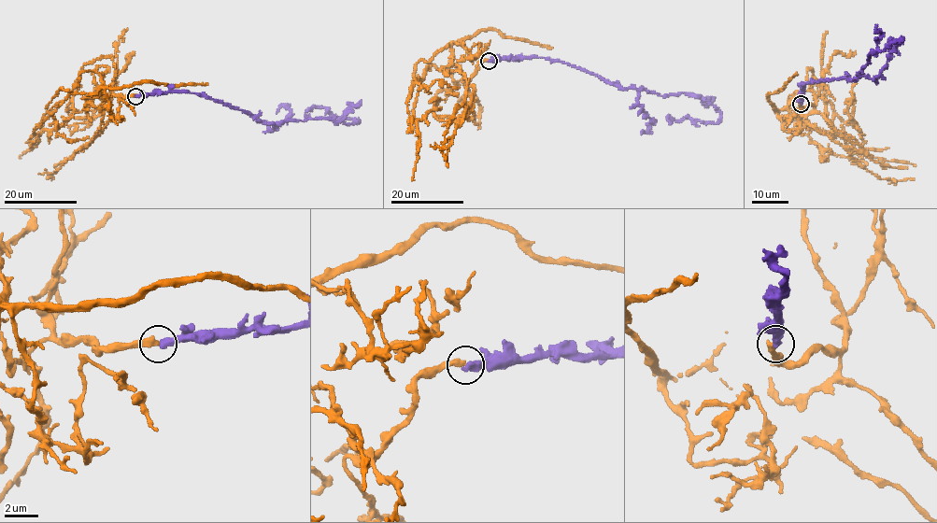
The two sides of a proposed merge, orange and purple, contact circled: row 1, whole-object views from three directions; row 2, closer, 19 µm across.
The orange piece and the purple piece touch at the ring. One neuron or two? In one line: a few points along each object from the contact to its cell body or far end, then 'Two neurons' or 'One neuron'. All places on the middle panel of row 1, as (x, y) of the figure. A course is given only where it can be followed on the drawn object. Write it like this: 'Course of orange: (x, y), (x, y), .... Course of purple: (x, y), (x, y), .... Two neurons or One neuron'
Course of orange: (489, 61), (469, 79), (453, 54), (447, 68), (428, 63), (407, 101), (419, 134), (414, 180). Course of purple: (489, 61), (544, 57), (624, 88), (700, 95), (721, 114), (716, 123), (666, 119), (673, 122). Two neurons

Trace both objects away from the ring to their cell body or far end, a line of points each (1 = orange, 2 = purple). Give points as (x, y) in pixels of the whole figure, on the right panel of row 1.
1: (801, 104), (815, 108), (802, 115), (787, 107), (796, 91), (787, 102), (817, 146), (916, 165)
2: (801, 104), (806, 82), (856, 79), (868, 54), (902, 38), (890, 37), (887, 47), (894, 48)

